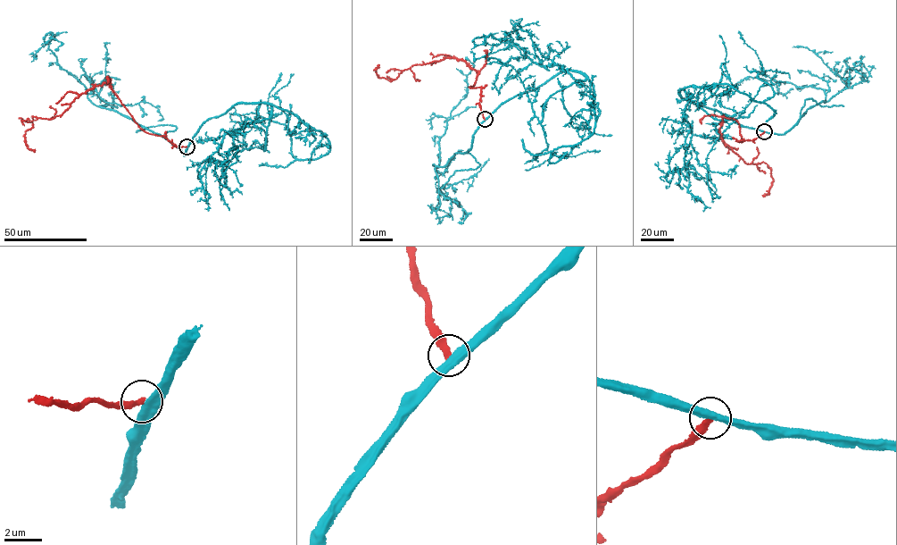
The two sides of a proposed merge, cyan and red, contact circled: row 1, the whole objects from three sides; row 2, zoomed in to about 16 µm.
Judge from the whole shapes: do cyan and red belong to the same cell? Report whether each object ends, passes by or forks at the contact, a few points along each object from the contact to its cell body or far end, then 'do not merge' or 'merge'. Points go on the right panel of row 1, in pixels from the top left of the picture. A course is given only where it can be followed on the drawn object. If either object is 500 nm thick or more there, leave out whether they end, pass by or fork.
cyan passes by; red ends there; cyan runs (764, 131), (678, 93), (726, 83), (762, 103), (774, 90), (759, 74), (770, 70), (790, 79); red runs (764, 131), (740, 142), (738, 123), (722, 116), (723, 140), (746, 163), (771, 170), (762, 195); do not merge

